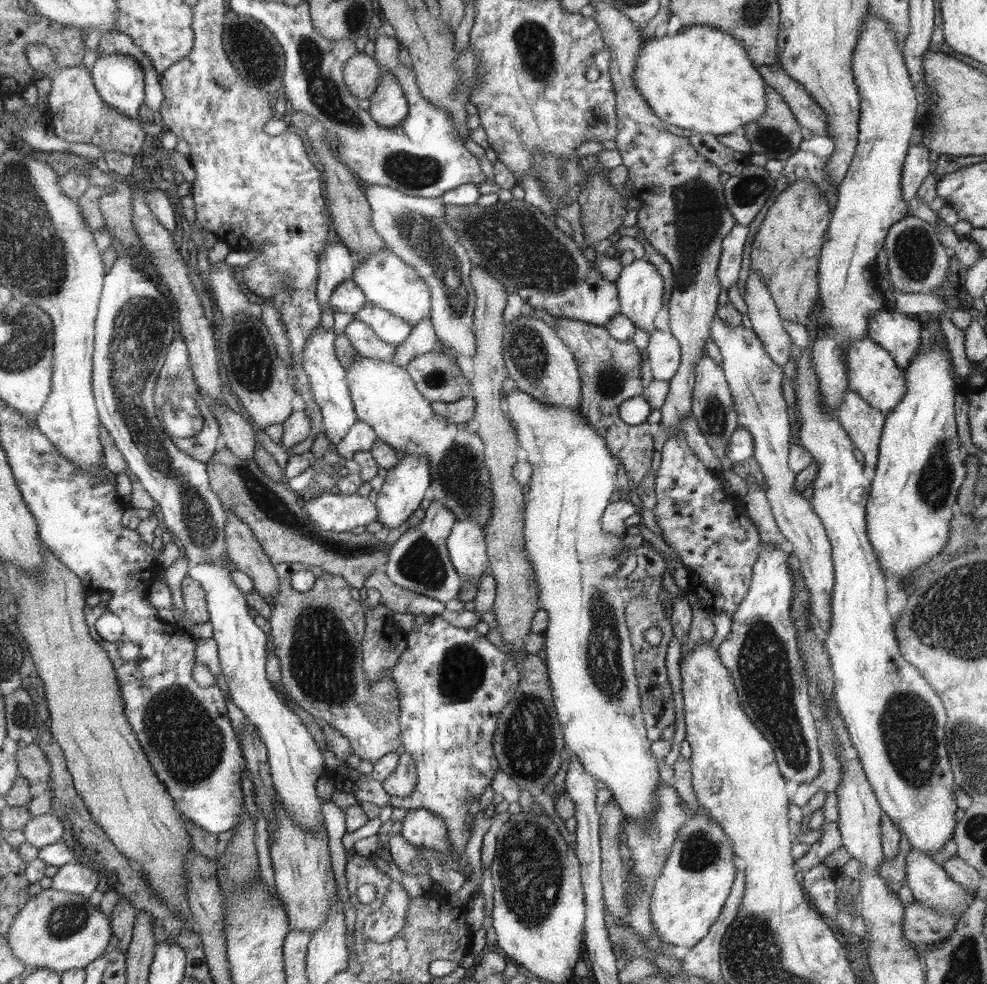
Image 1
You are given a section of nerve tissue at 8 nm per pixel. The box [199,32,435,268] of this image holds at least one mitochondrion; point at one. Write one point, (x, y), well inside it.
(323, 92)

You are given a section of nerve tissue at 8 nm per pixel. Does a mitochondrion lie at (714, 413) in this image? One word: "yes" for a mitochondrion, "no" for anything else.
yes

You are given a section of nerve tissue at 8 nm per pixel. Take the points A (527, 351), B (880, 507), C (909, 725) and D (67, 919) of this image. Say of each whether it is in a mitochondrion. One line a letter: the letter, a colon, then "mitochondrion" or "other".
A: mitochondrion
B: other
C: mitochondrion
D: mitochondrion

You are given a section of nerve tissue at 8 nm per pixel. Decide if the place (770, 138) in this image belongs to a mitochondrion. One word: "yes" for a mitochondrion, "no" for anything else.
yes

